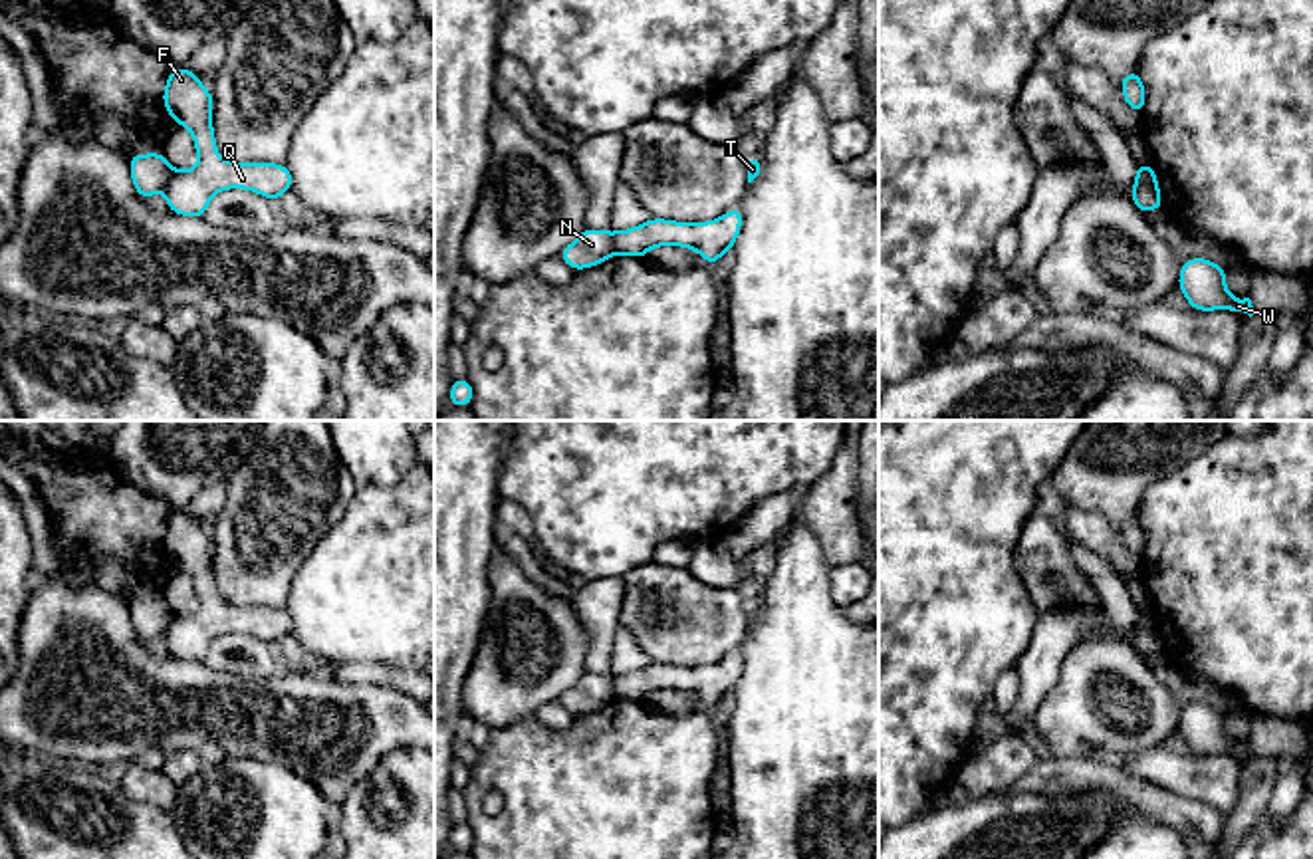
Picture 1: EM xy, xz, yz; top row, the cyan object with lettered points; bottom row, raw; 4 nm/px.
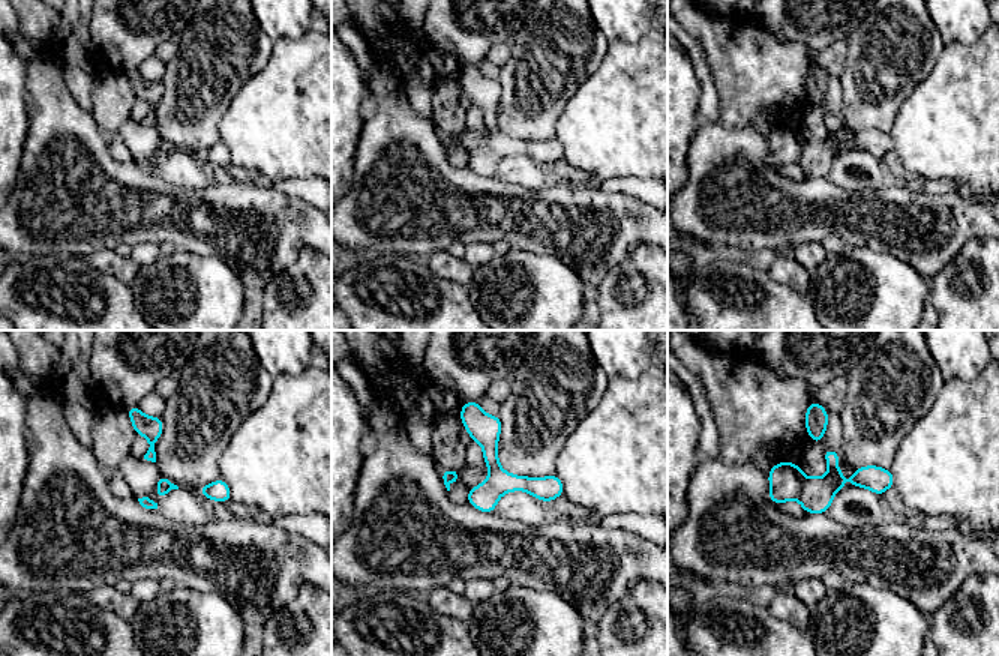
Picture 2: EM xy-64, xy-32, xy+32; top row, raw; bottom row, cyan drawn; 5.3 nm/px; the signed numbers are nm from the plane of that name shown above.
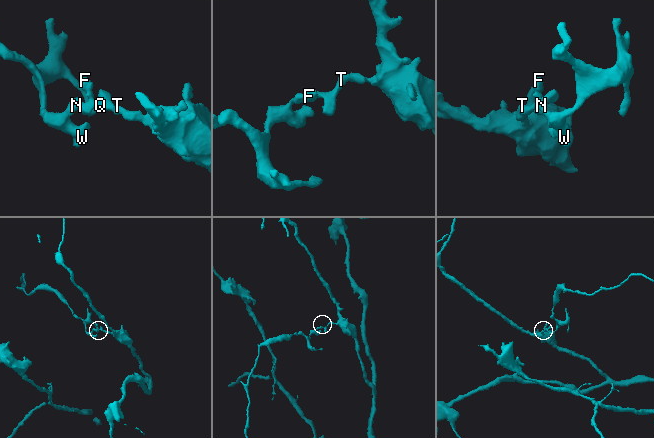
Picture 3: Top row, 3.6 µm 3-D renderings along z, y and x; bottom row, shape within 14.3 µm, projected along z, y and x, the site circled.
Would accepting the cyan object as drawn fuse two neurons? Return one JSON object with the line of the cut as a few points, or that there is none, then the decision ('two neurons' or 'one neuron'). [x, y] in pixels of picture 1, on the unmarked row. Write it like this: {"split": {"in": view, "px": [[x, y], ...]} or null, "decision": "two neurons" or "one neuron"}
{"split": {"in": "xz", "px": [[611, 677], [615, 697]]}, "decision": "two neurons"}

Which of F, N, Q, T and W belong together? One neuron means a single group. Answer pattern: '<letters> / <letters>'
F Q T / N W

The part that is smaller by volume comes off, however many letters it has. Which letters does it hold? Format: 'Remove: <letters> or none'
Remove: N, W

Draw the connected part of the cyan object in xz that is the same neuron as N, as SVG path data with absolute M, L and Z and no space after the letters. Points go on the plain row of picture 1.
M585 673L557 700L575 716L599 710L615 698L613 676Z

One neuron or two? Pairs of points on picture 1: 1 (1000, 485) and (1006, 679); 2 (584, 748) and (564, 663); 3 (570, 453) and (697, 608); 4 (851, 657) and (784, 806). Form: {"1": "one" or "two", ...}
{"1": "two", "2": "two", "3": "two", "4": "one"}

